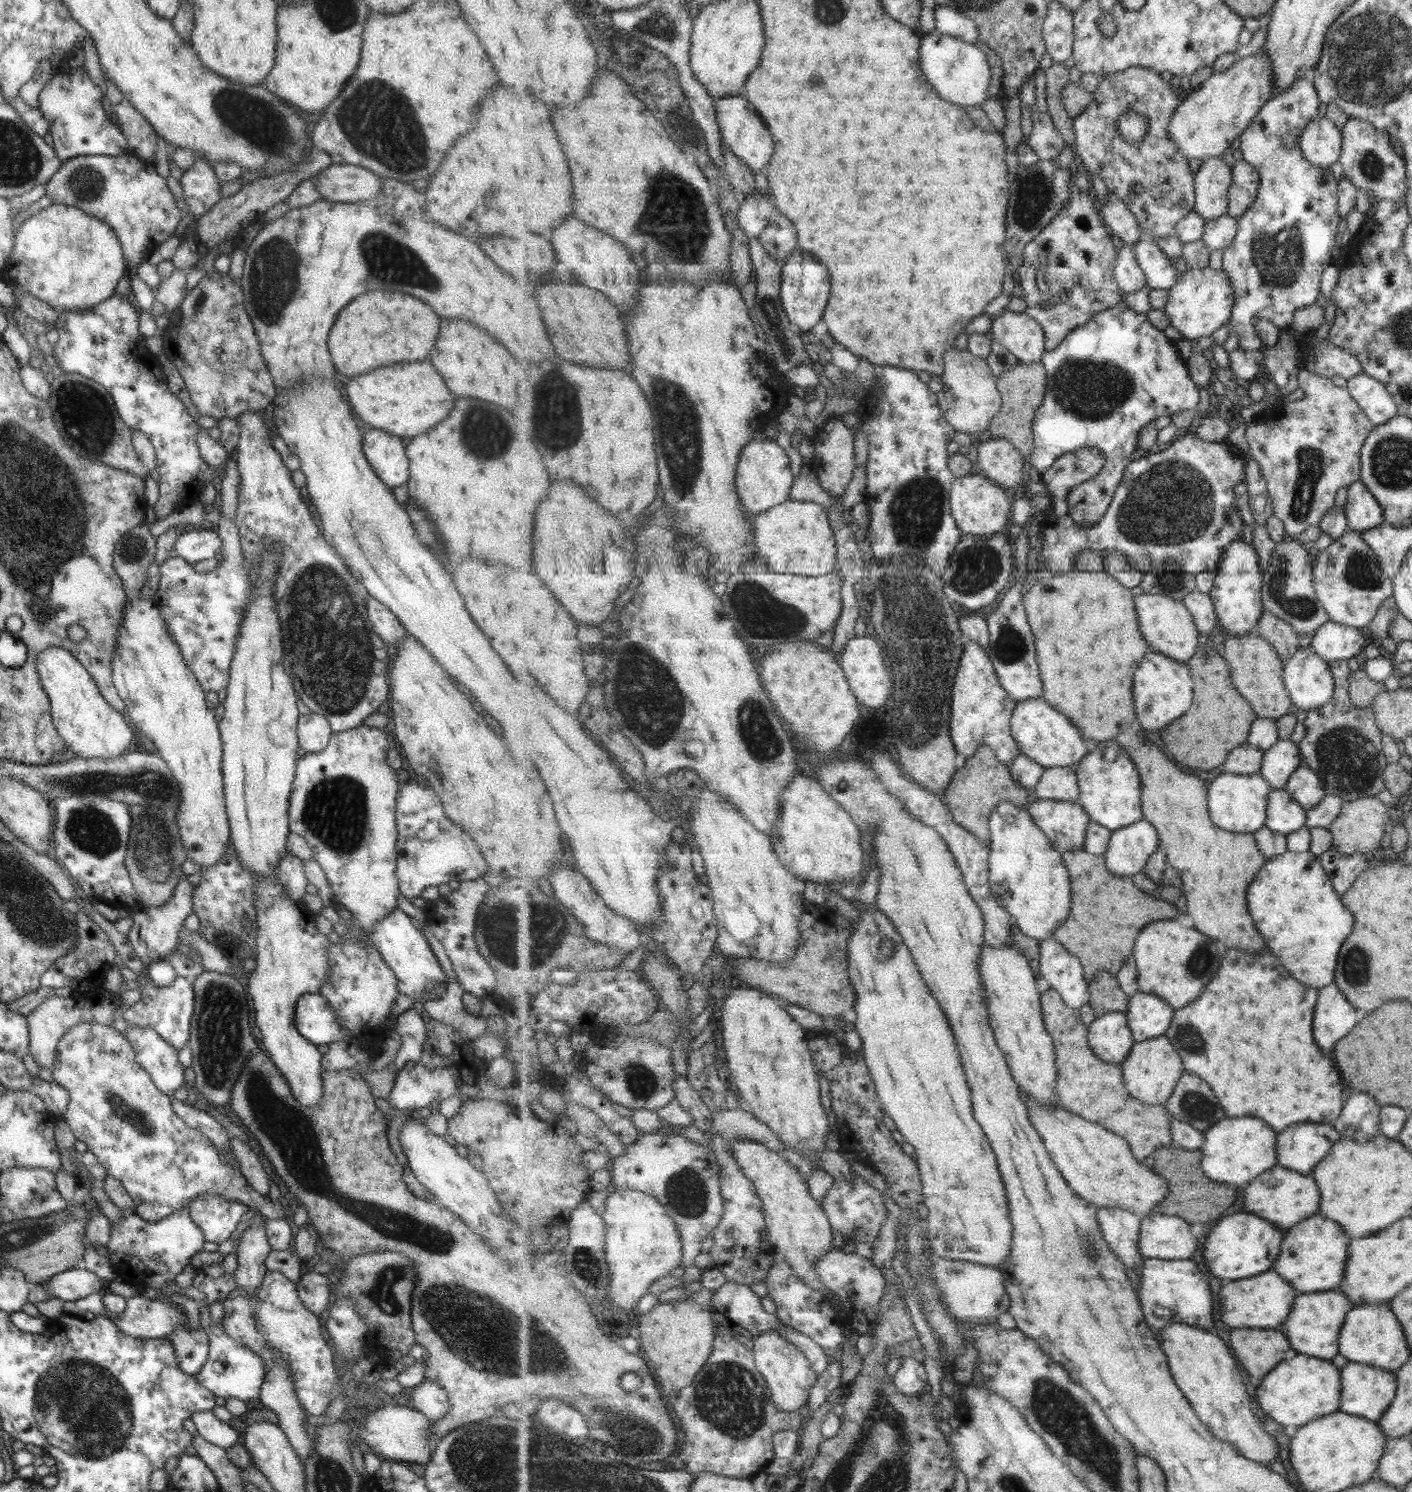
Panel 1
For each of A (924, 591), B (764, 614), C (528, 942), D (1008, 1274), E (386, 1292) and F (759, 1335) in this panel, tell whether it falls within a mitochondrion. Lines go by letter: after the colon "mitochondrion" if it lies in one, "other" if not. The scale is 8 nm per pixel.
A: mitochondrion
B: mitochondrion
C: mitochondrion
D: other
E: mitochondrion
F: other

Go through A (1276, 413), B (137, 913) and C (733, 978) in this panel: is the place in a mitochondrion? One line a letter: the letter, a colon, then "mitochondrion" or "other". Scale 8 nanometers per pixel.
A: other
B: other
C: other

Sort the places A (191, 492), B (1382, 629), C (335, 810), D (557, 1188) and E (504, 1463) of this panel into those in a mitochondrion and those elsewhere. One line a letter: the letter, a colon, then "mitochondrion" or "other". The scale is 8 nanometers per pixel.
A: other
B: other
C: mitochondrion
D: other
E: mitochondrion

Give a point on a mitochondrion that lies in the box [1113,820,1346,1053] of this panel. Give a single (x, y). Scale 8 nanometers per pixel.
(1201, 961)

